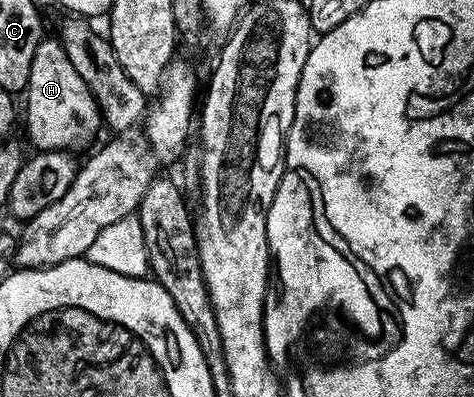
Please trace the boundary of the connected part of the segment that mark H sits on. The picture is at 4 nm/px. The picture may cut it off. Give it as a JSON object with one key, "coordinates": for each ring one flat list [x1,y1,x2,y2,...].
{"coordinates":[[43,37,41,44,36,48,36,56,32,56,32,68,24,91,25,98,26,134,30,137,35,151,69,150,78,152,81,146,88,145,97,136,98,129,103,129,104,121,101,111,98,110,98,104,92,96,88,84,84,84,84,80,80,80,80,72,76,72,76,68,72,68,72,60,68,60,57,37]]}

